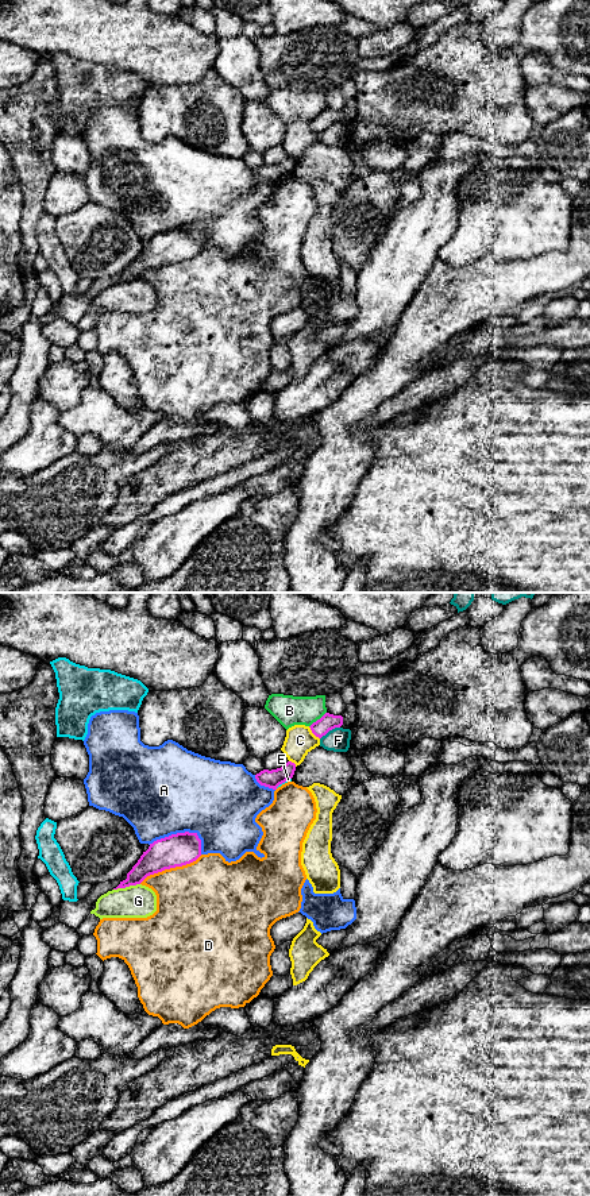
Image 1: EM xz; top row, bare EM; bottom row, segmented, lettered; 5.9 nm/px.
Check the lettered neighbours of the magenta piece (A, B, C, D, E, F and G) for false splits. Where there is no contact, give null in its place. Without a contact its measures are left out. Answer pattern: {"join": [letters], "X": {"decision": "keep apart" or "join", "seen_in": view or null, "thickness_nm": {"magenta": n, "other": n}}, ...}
{"join": [], "A": {"decision": "keep apart", "seen_in": "xz", "thickness_nm": {"magenta": 190, "other": 480}}, "B": {"decision": "keep apart", "seen_in": "xz", "thickness_nm": {"magenta": 100, "other": 180}}, "C": {"decision": "keep apart", "seen_in": "xz", "thickness_nm": {"magenta": 100, "other": 170}}, "D": {"decision": "keep apart", "seen_in": "xz", "thickness_nm": {"magenta": 190, "other": 440}}, "E": {"decision": "keep apart", "seen_in": "xz", "thickness_nm": {"magenta": 110, "other": 20}}, "F": {"decision": "keep apart", "seen_in": "xz", "thickness_nm": {"magenta": 100, "other": 140}}, "G": {"decision": "keep apart", "seen_in": "xz", "thickness_nm": {"magenta": 160, "other": 190}}}

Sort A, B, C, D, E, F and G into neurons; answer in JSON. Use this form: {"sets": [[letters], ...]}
{"sets": [["A"], ["B"], ["C"], ["D"], ["E"], ["F"], ["G"]]}

